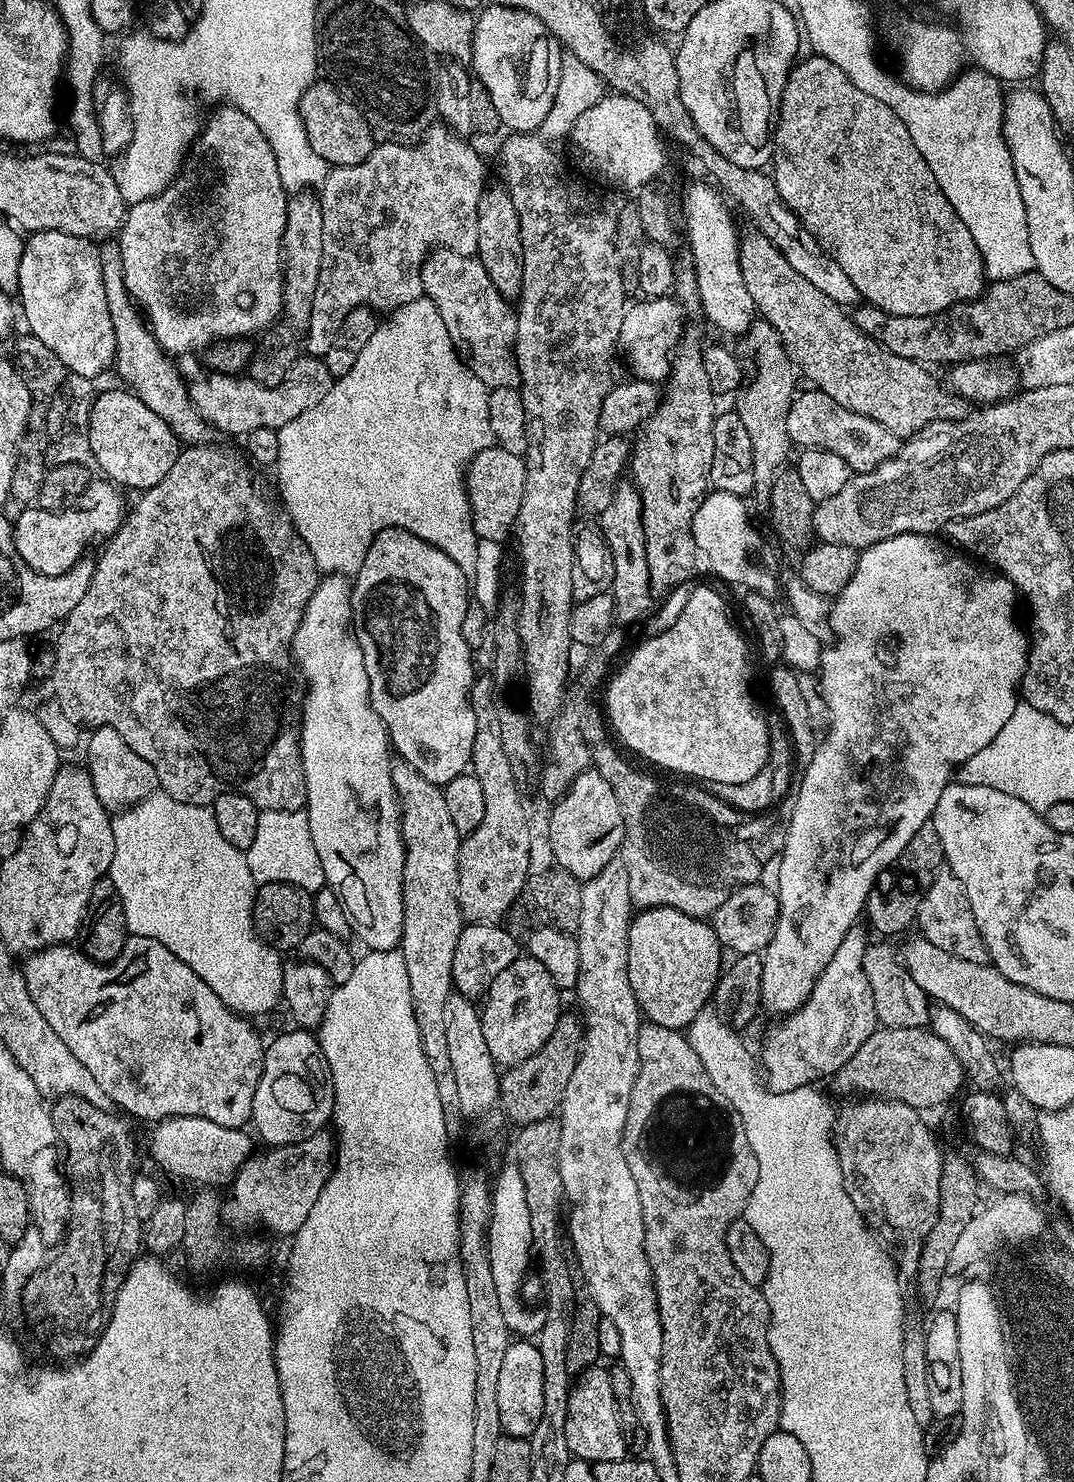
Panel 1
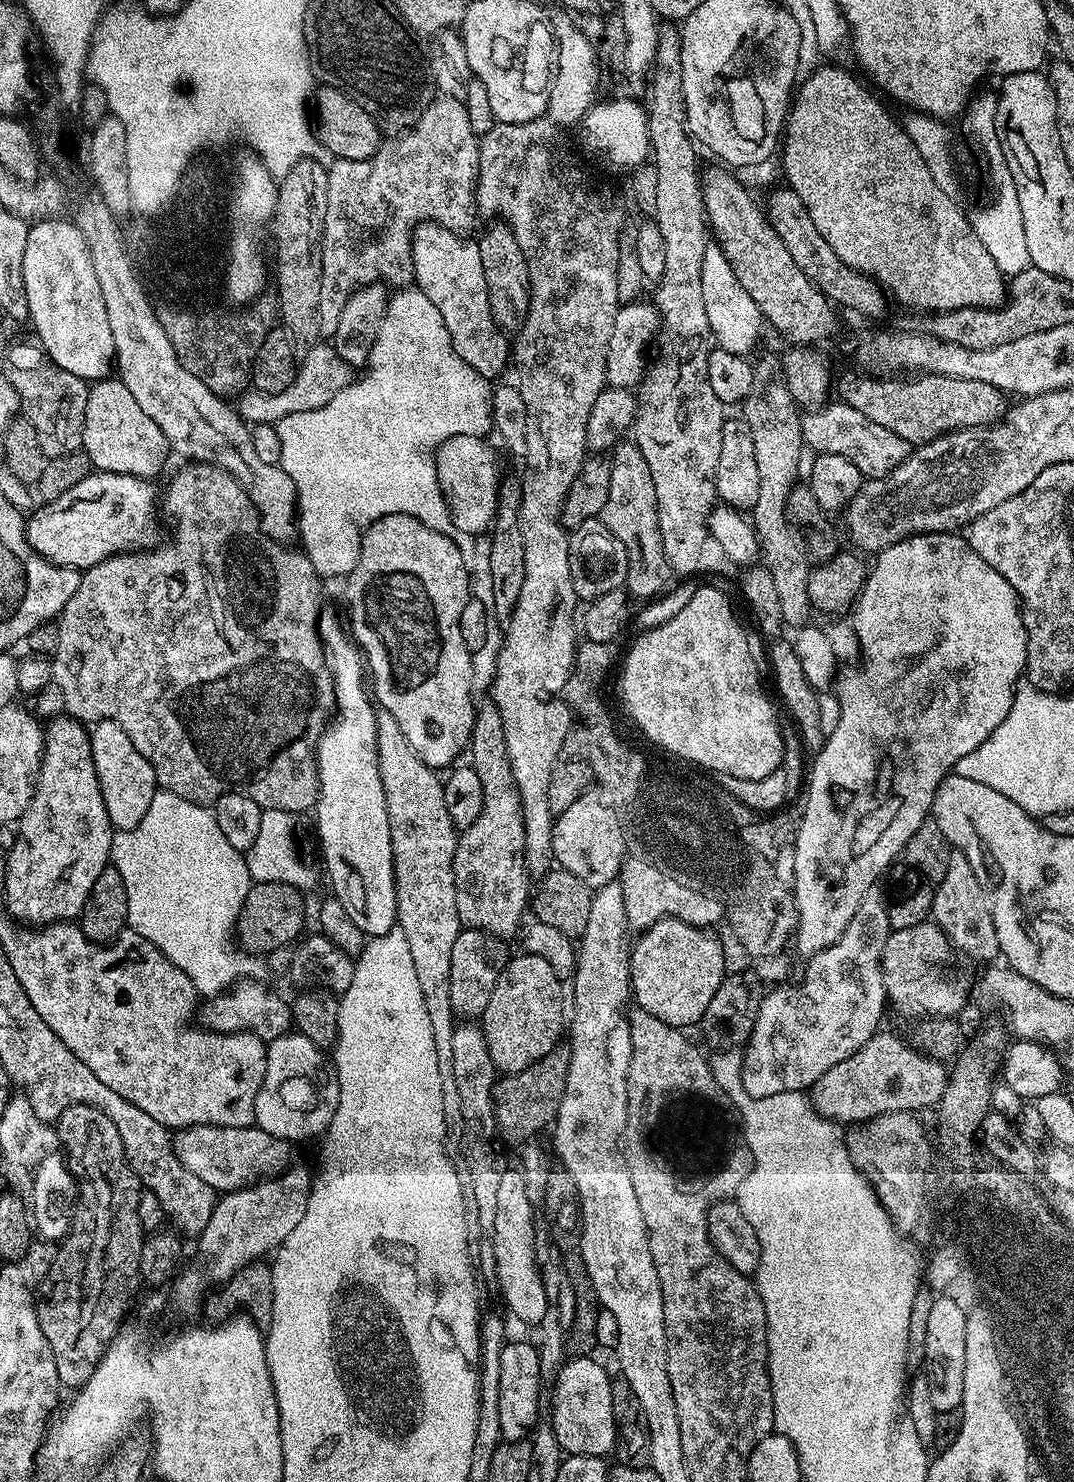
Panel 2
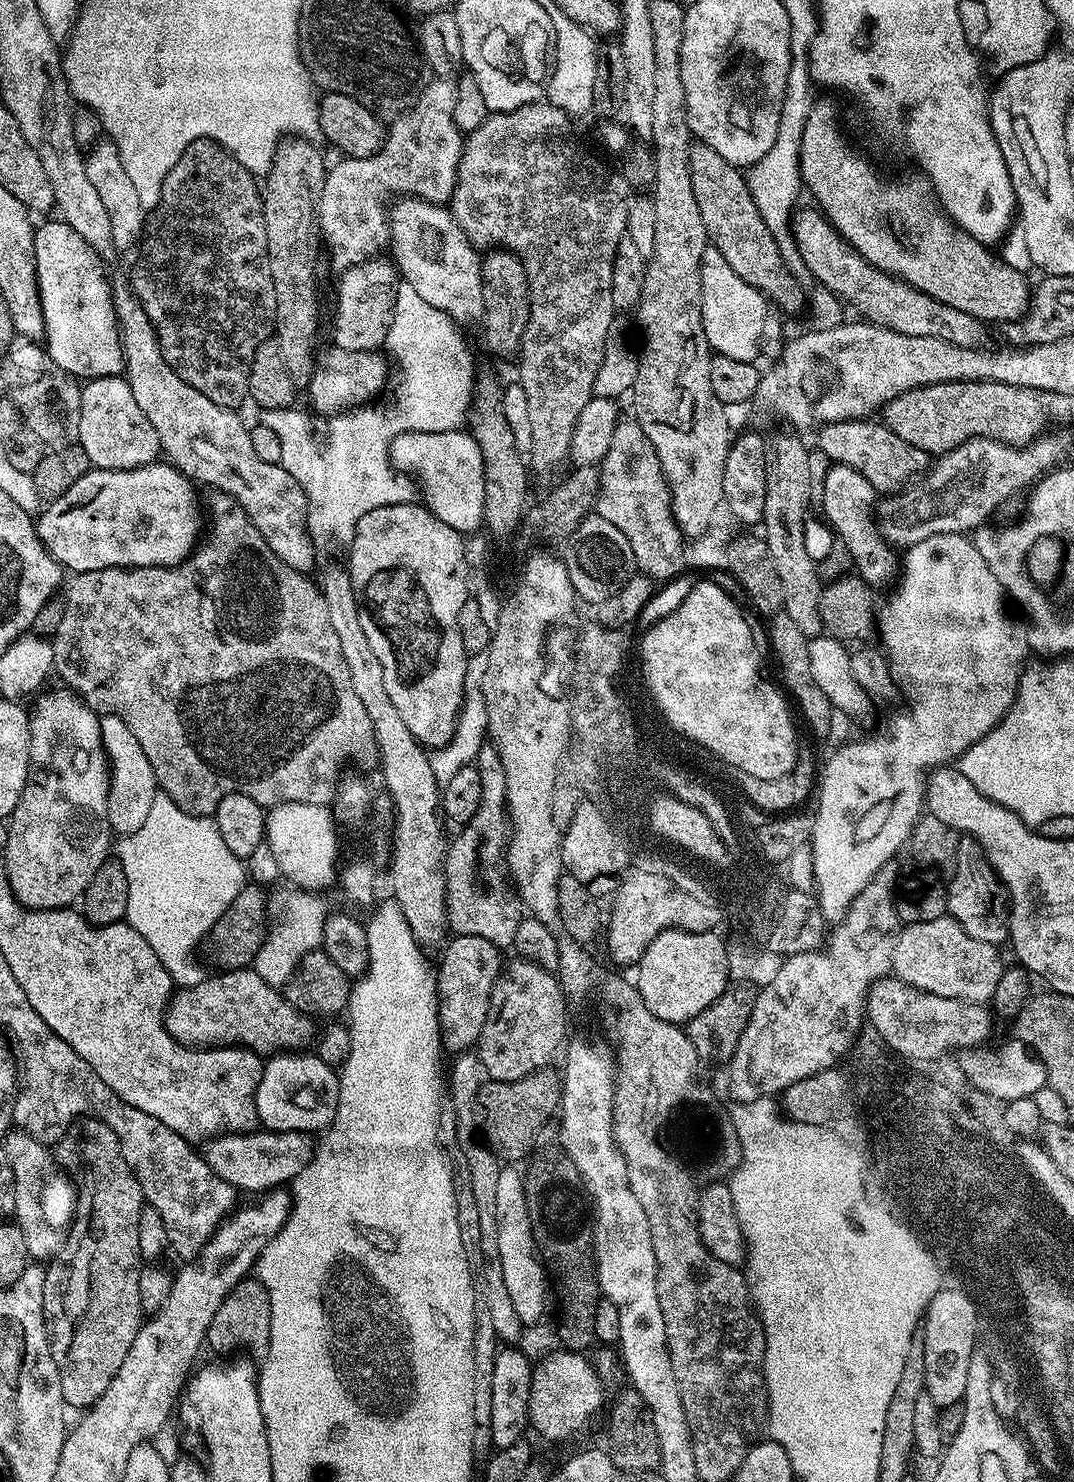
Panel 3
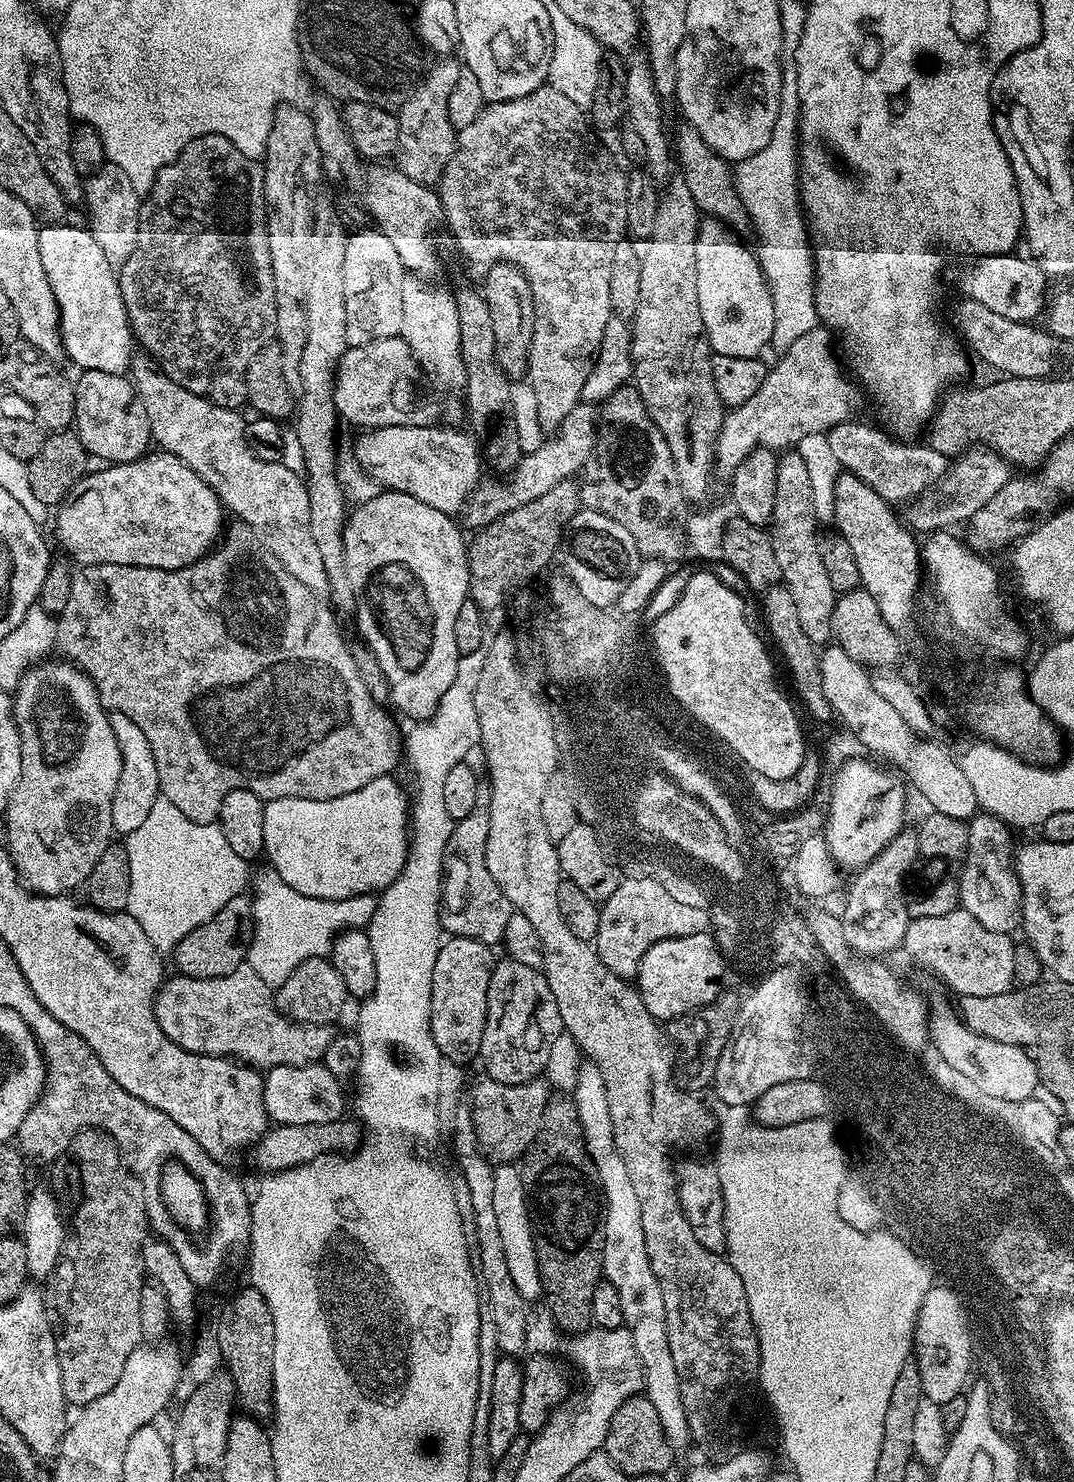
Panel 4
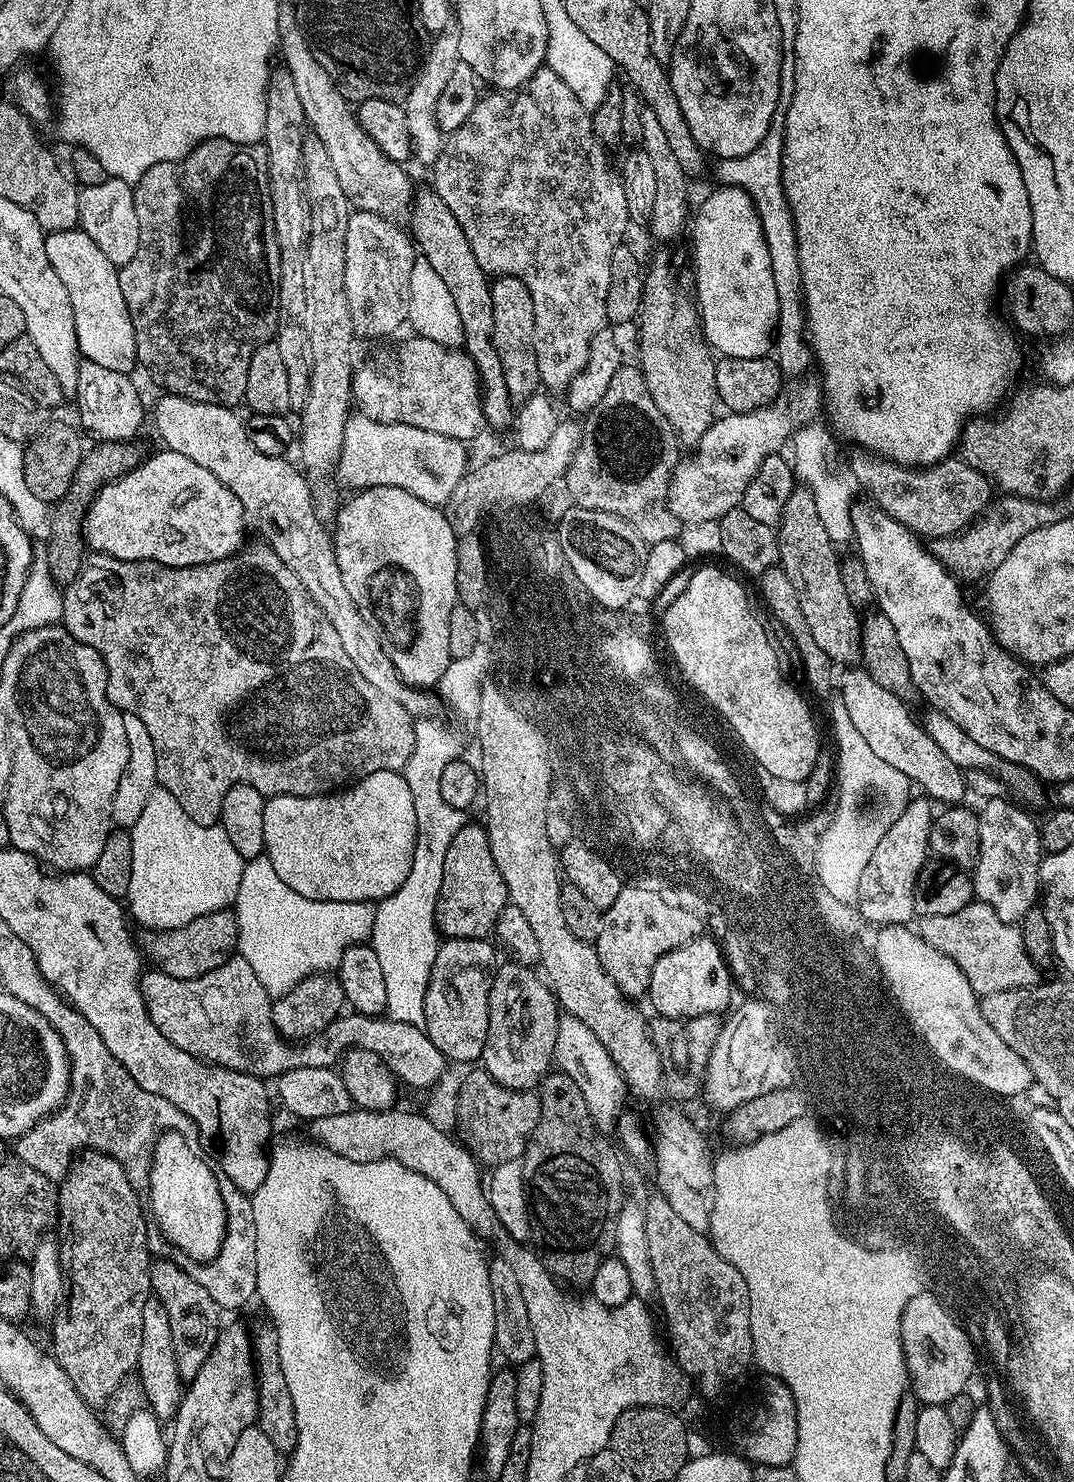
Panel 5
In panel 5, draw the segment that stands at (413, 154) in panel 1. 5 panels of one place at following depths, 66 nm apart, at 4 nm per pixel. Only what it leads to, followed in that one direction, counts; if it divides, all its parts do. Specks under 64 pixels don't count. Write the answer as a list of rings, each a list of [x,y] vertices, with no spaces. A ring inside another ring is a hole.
[[[455,27],[447,28],[445,32],[435,33],[433,40],[436,41],[429,48],[427,45],[426,55],[417,71],[412,89],[402,101],[402,107],[406,114],[406,126],[410,126],[412,135],[412,151],[415,159],[420,159],[425,166],[435,164],[438,154],[444,148],[446,136],[440,130],[436,111],[438,110],[438,98],[442,98],[442,90],[446,90],[446,82],[450,82],[454,70],[458,70],[458,66],[462,62],[458,46],[459,37],[459,31]]]

